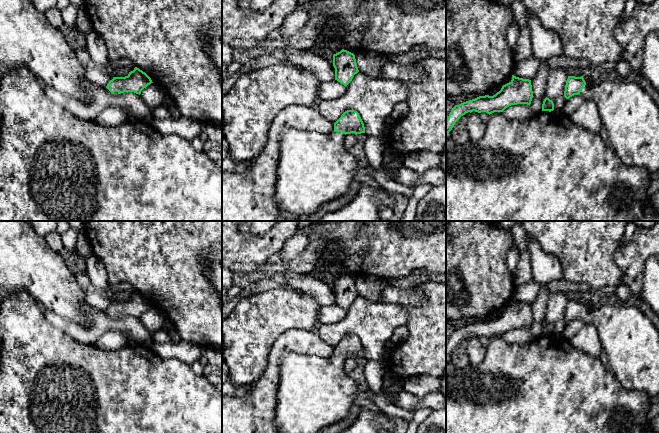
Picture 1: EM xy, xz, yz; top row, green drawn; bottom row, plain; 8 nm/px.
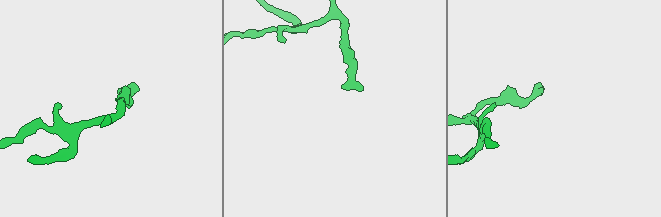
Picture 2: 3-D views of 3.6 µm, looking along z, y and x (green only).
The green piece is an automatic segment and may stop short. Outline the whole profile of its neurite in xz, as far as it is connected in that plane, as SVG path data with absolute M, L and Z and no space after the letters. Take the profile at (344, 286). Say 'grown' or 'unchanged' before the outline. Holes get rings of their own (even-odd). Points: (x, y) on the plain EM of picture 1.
unchanged; M342 273L333 279L333 290L335 292L335 304L347 310L354 299L359 296L355 279Z

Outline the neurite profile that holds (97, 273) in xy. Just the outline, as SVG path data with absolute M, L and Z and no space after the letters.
M93 254L86 257L86 272L93 290L106 289L109 286L106 268Z

